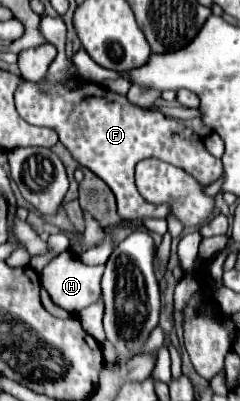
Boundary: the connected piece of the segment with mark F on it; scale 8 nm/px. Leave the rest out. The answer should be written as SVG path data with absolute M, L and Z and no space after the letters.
M42 17L40 31L48 43L56 45L58 55L50 65L46 83L24 81L16 91L16 111L24 121L38 127L50 127L60 133L60 143L72 157L98 175L118 201L118 215L122 221L142 221L148 217L166 217L168 207L148 205L134 185L134 167L138 161L154 157L194 175L202 185L214 183L222 175L222 161L212 157L202 139L182 123L164 117L158 111L144 111L132 105L126 97L116 95L94 83L80 83L74 87L62 85L68 73L68 57L64 53L66 25L60 17Z

